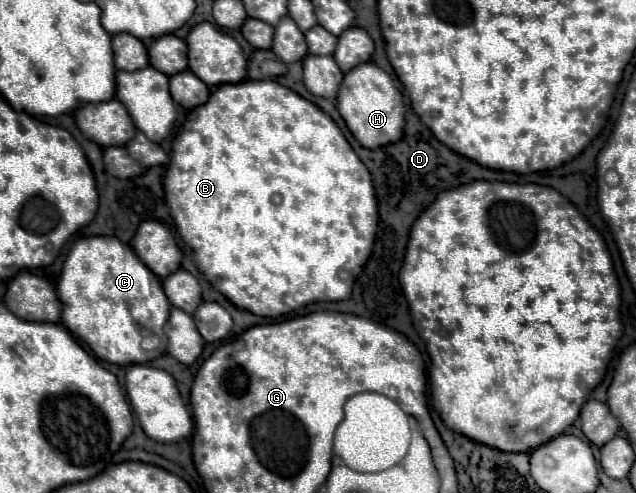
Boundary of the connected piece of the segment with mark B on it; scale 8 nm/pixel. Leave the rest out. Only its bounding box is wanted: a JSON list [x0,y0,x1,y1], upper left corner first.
[164,81,378,317]

